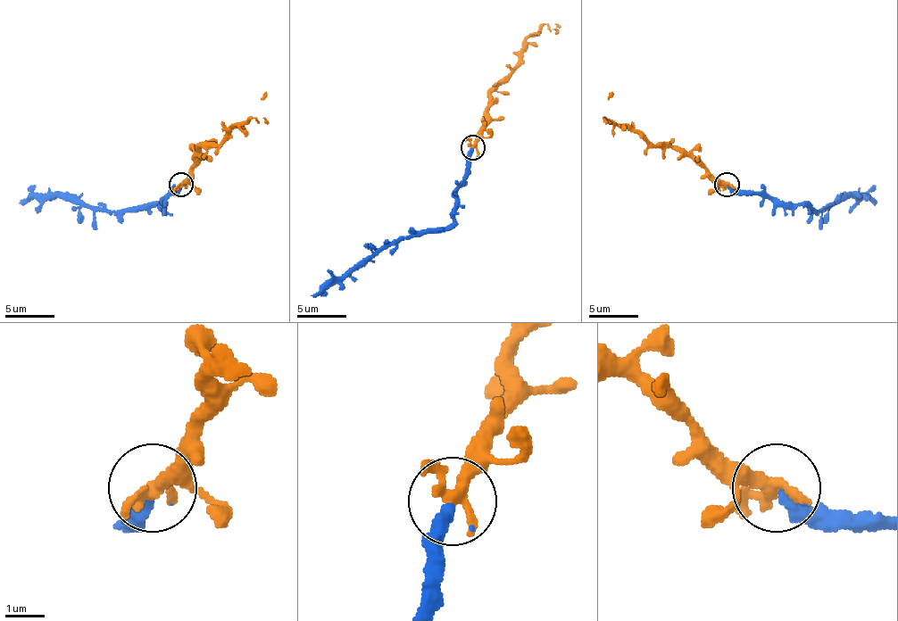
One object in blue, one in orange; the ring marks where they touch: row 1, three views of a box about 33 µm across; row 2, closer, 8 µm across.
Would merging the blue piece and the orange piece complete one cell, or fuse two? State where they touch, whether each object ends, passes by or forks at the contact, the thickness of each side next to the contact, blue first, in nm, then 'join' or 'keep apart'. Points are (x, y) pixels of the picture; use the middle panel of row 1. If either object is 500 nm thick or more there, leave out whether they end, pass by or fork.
at (472, 147); blue ends there; orange passes by; 360 nm thick on the blue side, 320 nm on the other; join

